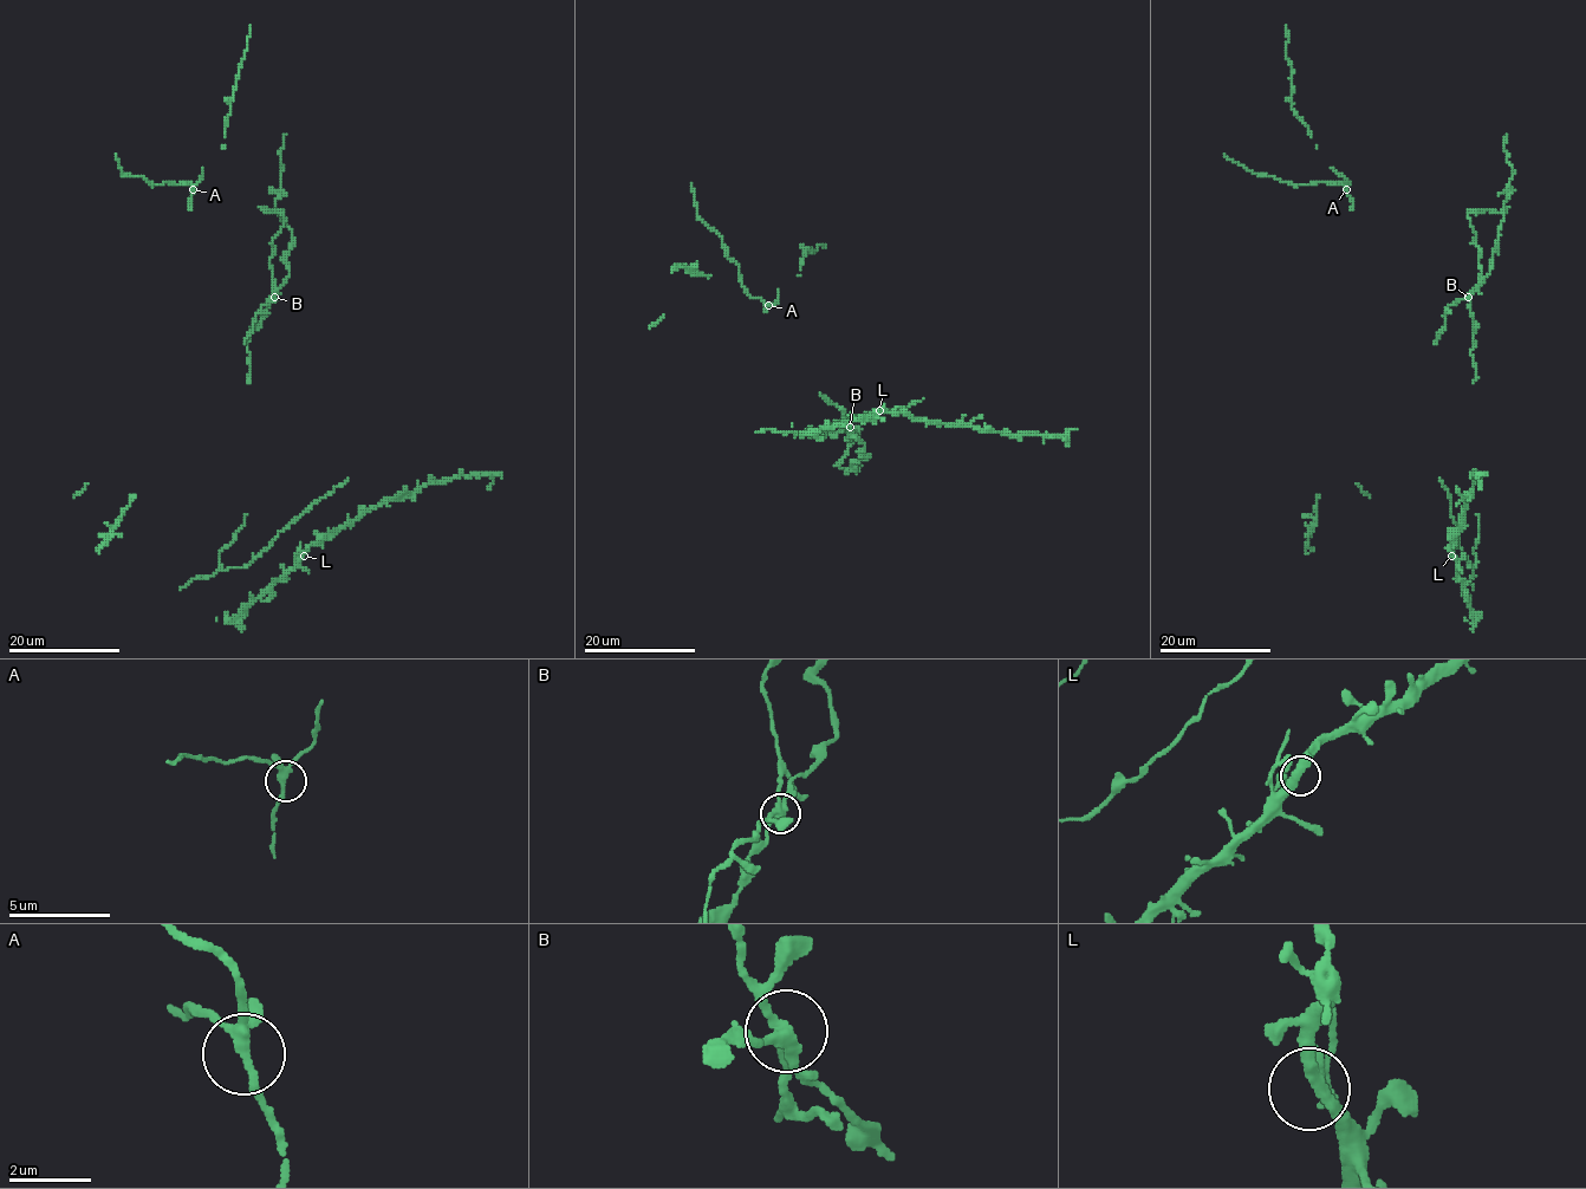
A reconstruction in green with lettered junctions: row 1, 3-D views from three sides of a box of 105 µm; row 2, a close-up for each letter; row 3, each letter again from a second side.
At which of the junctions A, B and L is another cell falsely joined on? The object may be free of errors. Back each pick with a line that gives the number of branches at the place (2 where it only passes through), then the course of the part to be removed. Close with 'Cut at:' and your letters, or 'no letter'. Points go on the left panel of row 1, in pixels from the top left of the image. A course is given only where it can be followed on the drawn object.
B: 4 | (274, 297), (268, 259), (273, 236), (284, 221), (280, 210), (266, 212), (266, 206)
Cut at: B

